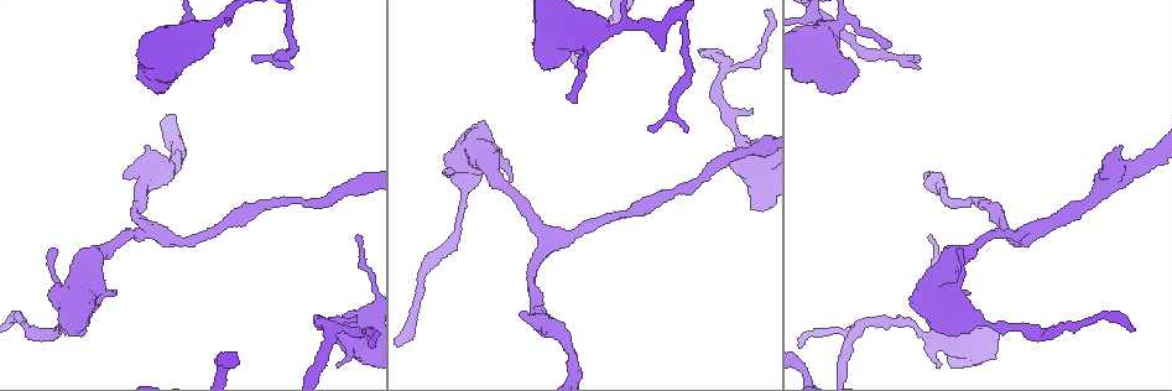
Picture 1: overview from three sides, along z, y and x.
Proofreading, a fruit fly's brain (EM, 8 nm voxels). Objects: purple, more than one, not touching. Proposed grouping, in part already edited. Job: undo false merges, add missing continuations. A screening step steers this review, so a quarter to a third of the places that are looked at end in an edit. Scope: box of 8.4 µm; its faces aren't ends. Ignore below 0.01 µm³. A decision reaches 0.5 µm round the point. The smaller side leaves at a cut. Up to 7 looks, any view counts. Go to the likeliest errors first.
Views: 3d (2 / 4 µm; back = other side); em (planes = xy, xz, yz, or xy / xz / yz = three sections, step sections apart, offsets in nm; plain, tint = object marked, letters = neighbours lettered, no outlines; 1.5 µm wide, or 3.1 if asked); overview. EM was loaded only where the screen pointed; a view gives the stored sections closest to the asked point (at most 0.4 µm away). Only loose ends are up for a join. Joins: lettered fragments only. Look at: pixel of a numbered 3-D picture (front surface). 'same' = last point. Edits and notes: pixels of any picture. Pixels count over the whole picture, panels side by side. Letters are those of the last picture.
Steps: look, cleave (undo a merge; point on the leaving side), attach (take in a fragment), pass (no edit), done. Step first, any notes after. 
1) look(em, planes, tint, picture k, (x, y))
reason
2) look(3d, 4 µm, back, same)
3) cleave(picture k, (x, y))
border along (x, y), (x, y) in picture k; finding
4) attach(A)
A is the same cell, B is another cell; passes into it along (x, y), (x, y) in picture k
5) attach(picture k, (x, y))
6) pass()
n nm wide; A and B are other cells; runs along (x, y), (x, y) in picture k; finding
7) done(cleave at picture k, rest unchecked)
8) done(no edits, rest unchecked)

look(em, planes, letters, picture 1, (337, 365))
free end

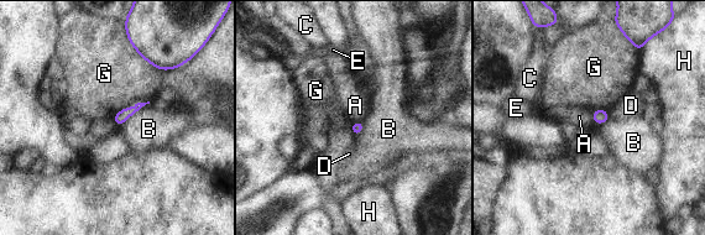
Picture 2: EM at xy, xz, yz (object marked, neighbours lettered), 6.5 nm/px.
pass()
A, B, C, D, E, G and H are other cells; border along (126, 34), (155, 67), (183, 64) in picture 2; no lettered fragment goes on from it

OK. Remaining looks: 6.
look(em, planes, plain, picture 1, (566, 96))
tapers out

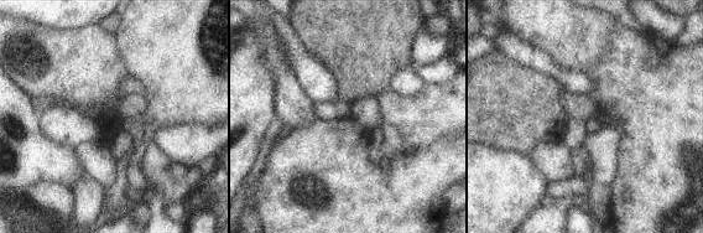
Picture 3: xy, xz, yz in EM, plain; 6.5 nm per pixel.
look(em, planes, letters, same)
what lies round it

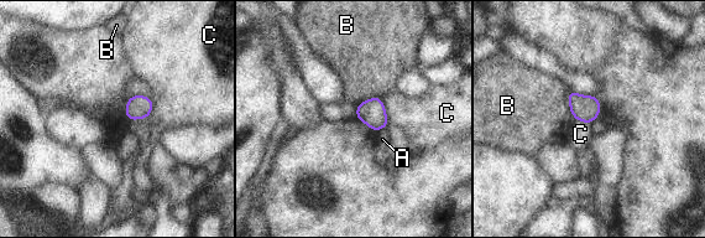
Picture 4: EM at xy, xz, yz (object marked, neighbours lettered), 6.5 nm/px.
pass()
A, B and C are other cells; none of them fits

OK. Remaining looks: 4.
look(em, planes, letters, picture 1, (971, 318))
thick turns thin

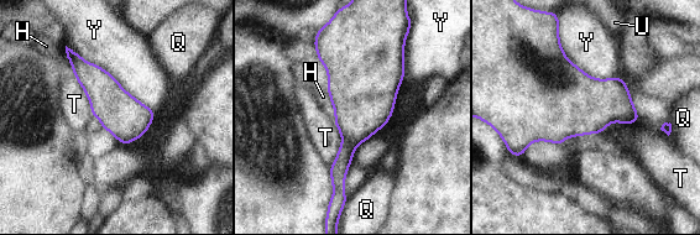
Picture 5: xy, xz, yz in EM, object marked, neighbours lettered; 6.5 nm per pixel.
pass()
280 nm wide; H, Q, T, U and Y are other cells; border along (66, 45), (104, 68), (153, 111) in picture 5; all the same neuron

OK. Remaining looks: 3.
done(no edits, rest unchecked)

